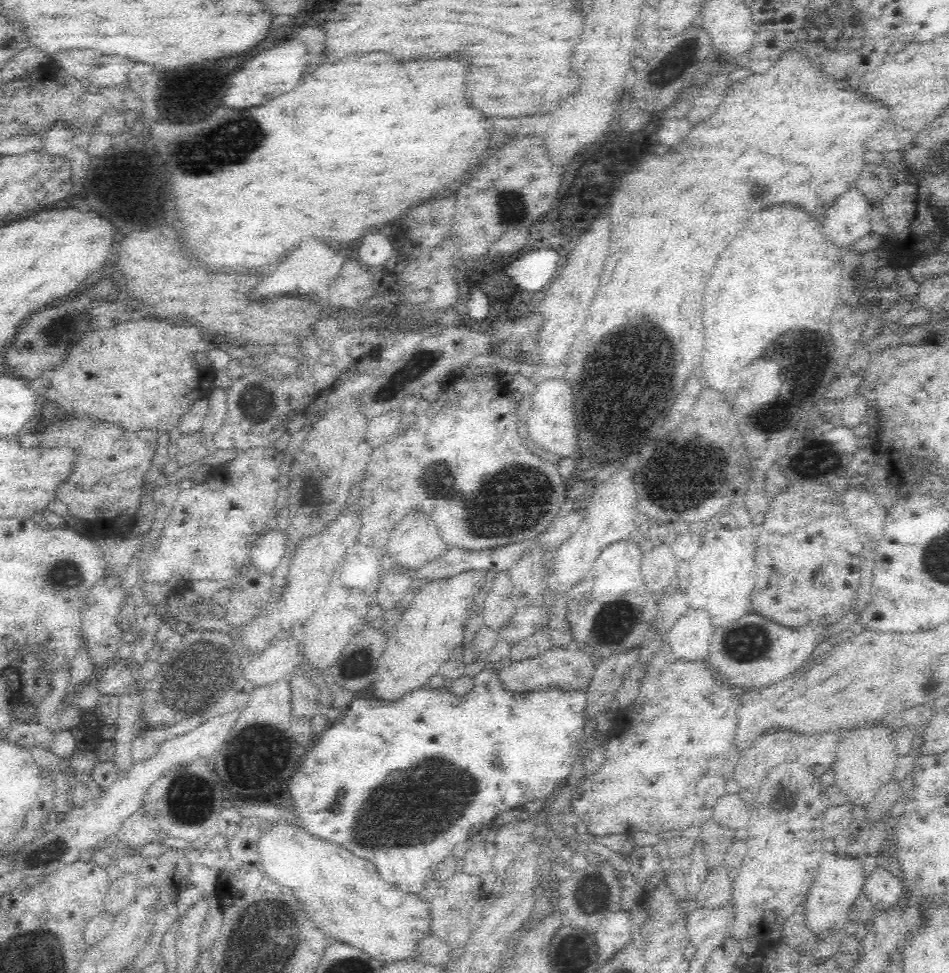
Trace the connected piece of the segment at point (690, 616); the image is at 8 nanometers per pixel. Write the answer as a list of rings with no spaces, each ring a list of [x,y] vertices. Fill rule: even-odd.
[[[690,610],[667,633],[668,647],[672,654],[684,662],[704,658],[712,640],[714,628],[708,614]]]

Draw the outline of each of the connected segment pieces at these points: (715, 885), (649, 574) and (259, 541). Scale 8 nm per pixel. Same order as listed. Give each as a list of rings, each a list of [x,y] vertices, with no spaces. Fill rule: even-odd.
[[[725,865],[709,870],[706,880],[700,884],[700,890],[692,906],[708,909],[728,907],[733,890],[732,878],[728,875],[728,870]]]
[[[662,544],[656,546],[652,552],[644,554],[641,566],[644,570],[643,581],[646,582],[646,588],[652,590],[652,594],[662,592],[672,582],[672,576],[676,572],[676,558],[672,550],[666,544]]]
[[[282,532],[274,534],[274,536],[259,536],[256,539],[256,544],[252,546],[252,552],[250,552],[250,560],[256,568],[256,572],[270,576],[280,564],[284,550],[285,544]]]

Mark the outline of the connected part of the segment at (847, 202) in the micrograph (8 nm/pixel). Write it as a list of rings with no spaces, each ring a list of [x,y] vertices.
[[[846,192],[846,194],[842,194],[828,210],[826,210],[826,214],[824,214],[824,220],[822,220],[822,224],[820,224],[820,230],[822,230],[822,234],[826,236],[826,238],[832,238],[832,242],[836,244],[836,246],[840,246],[842,242],[846,242],[846,244],[850,244],[850,242],[854,242],[854,240],[859,240],[862,236],[869,234],[870,230],[870,221],[872,217],[872,210],[864,196],[858,192]]]

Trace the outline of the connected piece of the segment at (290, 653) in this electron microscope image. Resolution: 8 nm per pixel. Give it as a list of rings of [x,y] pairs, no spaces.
[[[284,638],[270,646],[262,656],[245,666],[244,676],[256,686],[272,685],[290,674],[300,660],[300,648],[296,638]]]

